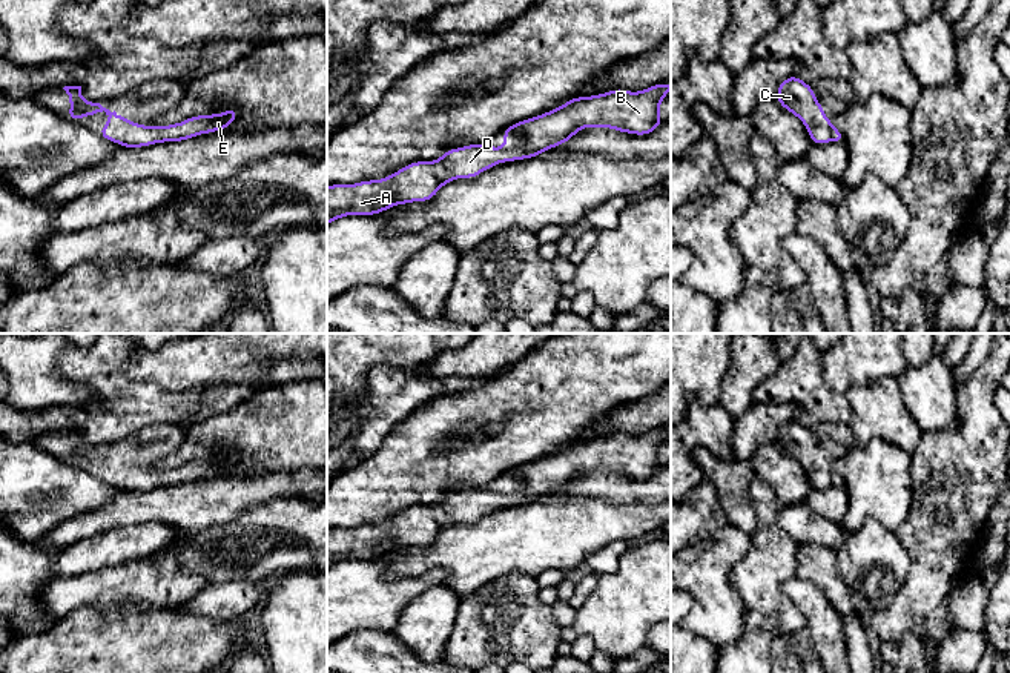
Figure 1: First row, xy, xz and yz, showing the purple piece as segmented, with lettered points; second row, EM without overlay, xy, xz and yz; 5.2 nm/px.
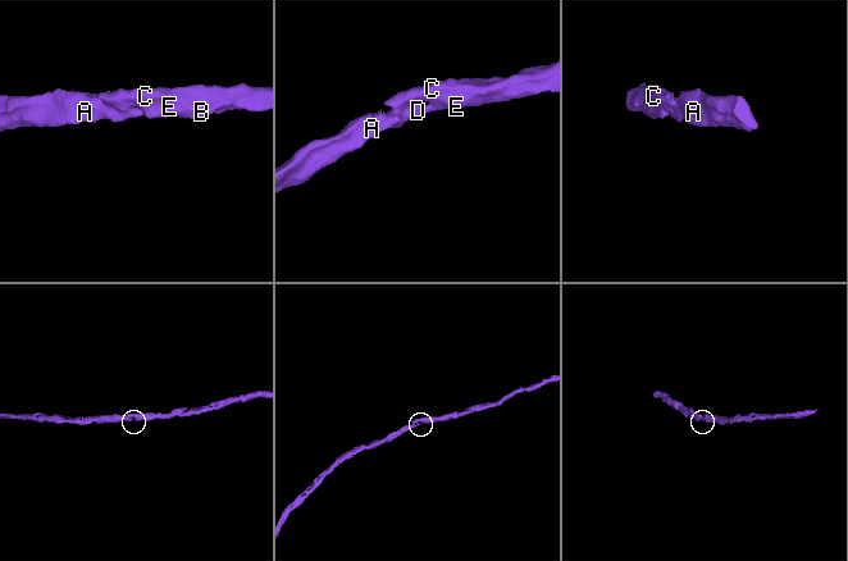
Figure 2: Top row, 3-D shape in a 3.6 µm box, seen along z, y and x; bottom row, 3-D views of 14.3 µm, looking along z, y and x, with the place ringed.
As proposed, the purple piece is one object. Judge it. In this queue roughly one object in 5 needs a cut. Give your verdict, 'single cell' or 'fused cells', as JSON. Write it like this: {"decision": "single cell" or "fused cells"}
{"decision": "single cell"}

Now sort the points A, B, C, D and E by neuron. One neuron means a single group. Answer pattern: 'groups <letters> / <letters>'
groups A B C D E

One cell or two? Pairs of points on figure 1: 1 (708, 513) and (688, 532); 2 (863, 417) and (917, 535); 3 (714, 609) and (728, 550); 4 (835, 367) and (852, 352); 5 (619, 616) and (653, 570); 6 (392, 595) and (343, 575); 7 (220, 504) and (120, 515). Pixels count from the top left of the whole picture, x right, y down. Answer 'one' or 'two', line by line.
1: one
2: two
3: one
4: one
5: one
6: one
7: one

